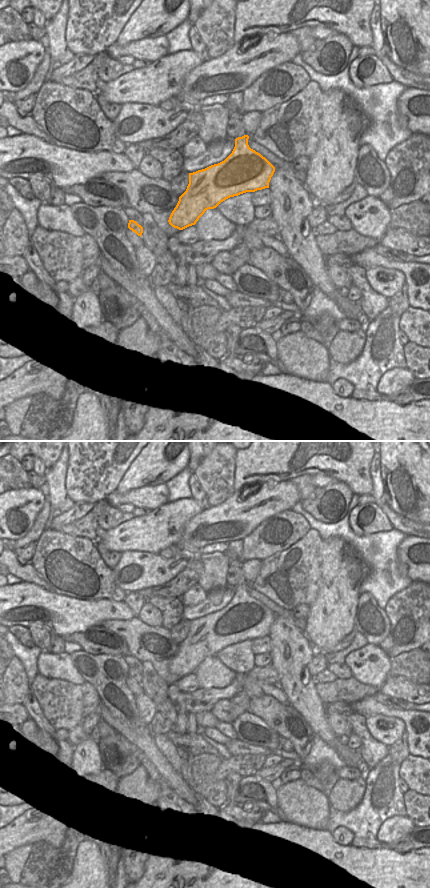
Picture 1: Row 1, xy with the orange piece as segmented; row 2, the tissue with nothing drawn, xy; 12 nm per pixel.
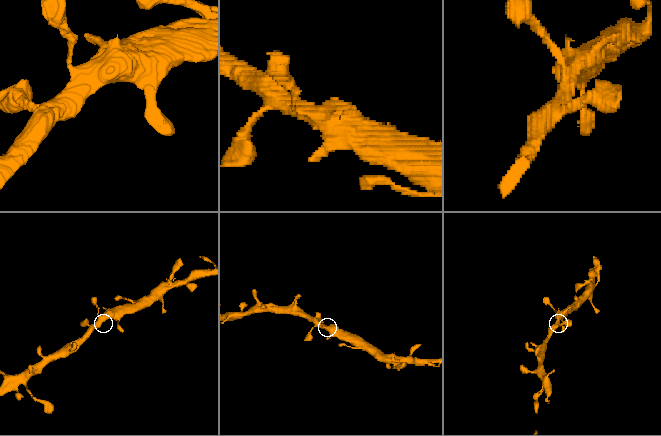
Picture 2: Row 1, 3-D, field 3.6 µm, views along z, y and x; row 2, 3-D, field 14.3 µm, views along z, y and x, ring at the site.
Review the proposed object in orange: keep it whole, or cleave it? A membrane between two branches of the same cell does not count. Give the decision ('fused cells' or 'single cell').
single cell

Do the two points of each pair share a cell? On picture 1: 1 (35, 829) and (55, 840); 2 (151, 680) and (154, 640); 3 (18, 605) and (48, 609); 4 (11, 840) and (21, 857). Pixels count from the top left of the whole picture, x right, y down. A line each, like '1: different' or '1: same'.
1: same
2: different
3: same
4: different

